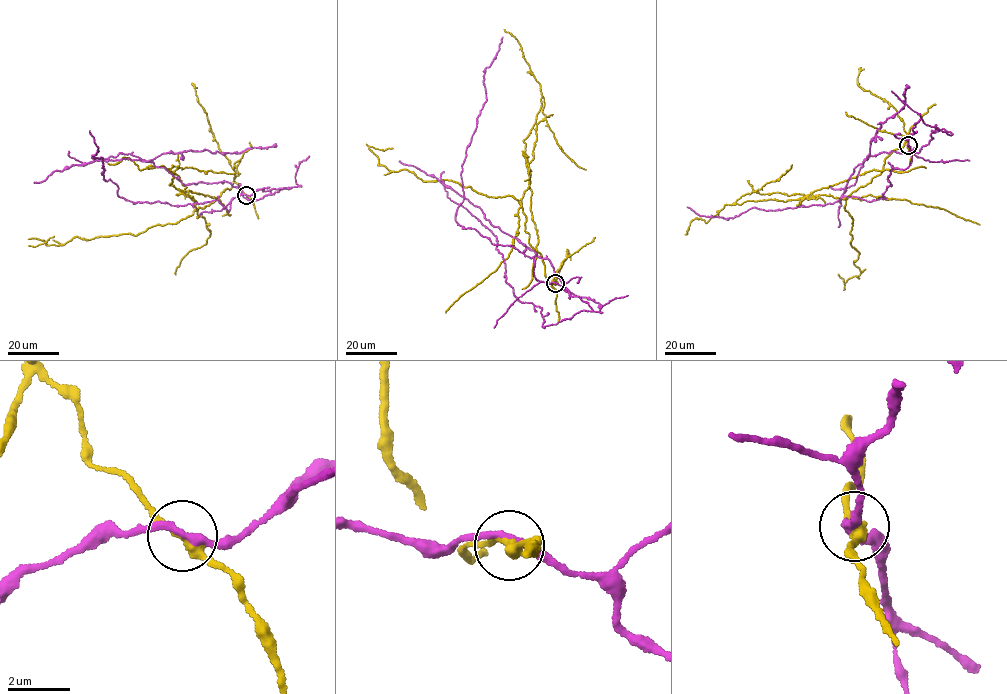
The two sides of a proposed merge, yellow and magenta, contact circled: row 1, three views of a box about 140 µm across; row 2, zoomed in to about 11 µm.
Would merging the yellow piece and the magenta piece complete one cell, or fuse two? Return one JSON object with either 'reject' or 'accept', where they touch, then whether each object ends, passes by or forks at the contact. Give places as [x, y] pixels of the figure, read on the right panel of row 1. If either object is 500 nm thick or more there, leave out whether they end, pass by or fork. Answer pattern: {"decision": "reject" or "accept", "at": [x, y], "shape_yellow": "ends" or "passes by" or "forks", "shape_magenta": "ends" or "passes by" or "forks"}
{"decision": "reject", "at": [908, 145], "shape_yellow": "passes by", "shape_magenta": "passes by"}

